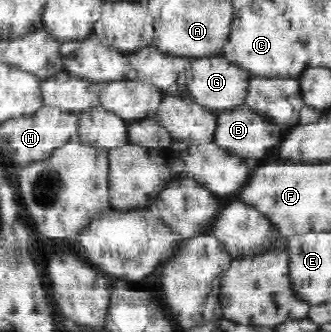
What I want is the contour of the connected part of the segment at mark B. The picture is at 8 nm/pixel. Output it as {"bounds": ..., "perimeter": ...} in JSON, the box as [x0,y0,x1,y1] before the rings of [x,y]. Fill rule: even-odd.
{"bounds":[214,105,285,159],"perimeter":[[[241,105],[241,107],[223,110],[218,113],[214,143],[237,157],[261,159],[273,147],[278,148],[283,139],[281,133],[285,133],[281,126],[273,125],[273,123],[270,123],[265,118],[255,115],[247,105]]]}

